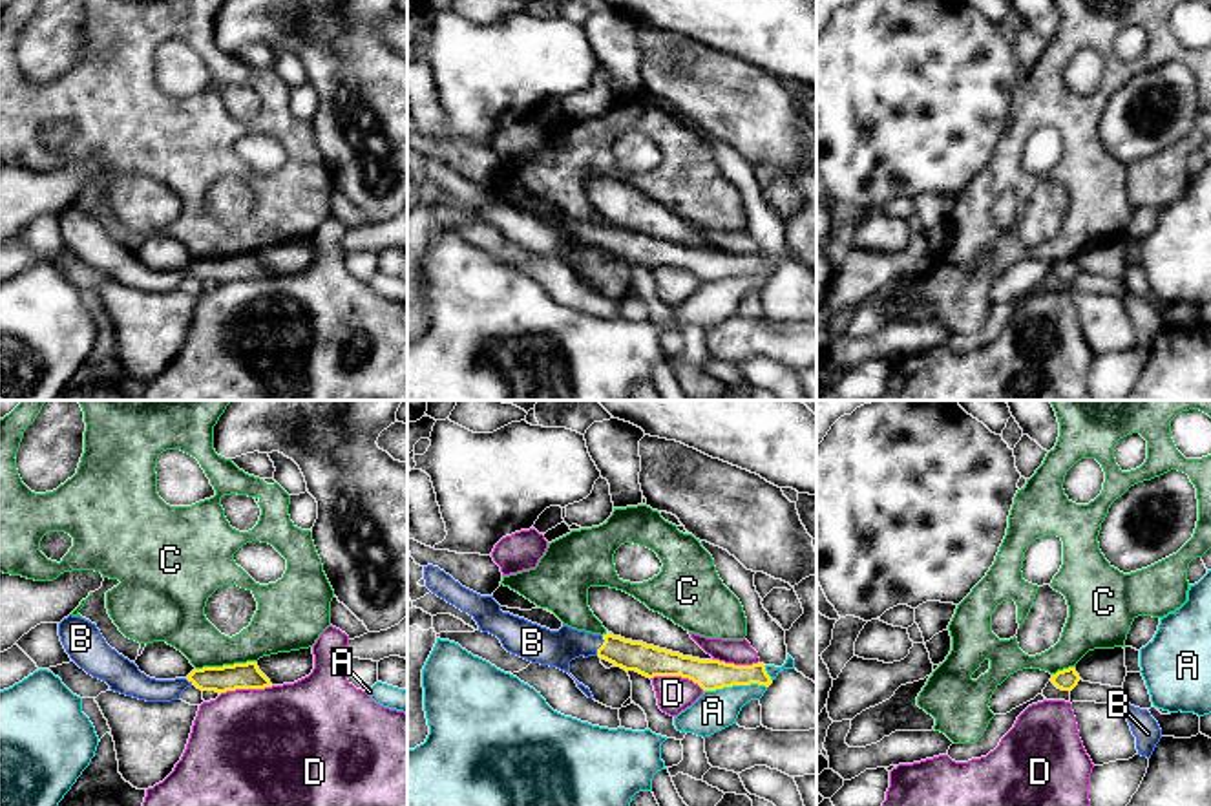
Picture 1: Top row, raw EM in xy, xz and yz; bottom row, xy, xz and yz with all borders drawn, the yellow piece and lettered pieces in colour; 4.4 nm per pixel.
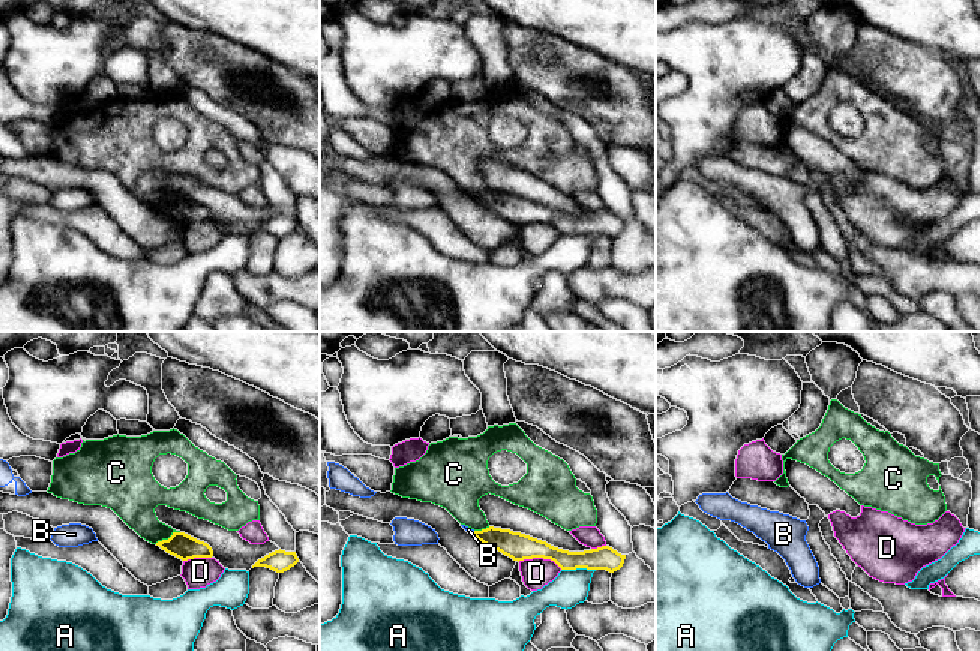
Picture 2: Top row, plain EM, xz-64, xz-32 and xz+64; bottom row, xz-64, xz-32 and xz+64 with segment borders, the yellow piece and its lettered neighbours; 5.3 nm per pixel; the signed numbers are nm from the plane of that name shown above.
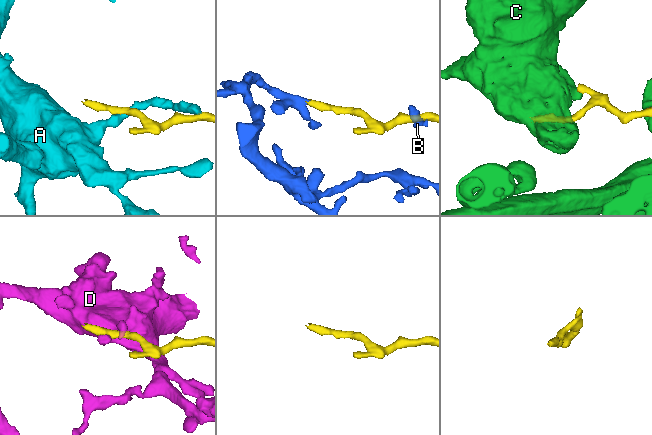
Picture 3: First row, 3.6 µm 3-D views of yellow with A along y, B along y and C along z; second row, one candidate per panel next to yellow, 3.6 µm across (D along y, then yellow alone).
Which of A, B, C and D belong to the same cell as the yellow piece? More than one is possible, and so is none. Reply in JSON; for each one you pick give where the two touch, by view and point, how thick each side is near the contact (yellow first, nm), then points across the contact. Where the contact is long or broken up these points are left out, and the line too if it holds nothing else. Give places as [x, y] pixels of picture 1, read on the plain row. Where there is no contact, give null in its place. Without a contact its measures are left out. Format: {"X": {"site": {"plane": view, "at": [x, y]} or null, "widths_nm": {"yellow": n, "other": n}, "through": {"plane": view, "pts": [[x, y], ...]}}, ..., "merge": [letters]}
{"B": {"site": {"plane": "xz", "at": [601, 236]}, "widths_nm": {"yellow": 140, "other": 160}, "through": {"plane": "xz", "pts": [[647, 251], [601, 236], [548, 238]]}}, "merge": ["B"]}

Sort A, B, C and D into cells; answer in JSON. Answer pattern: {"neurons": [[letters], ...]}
{"neurons": [["A"], ["B"], ["C"], ["D"]]}

